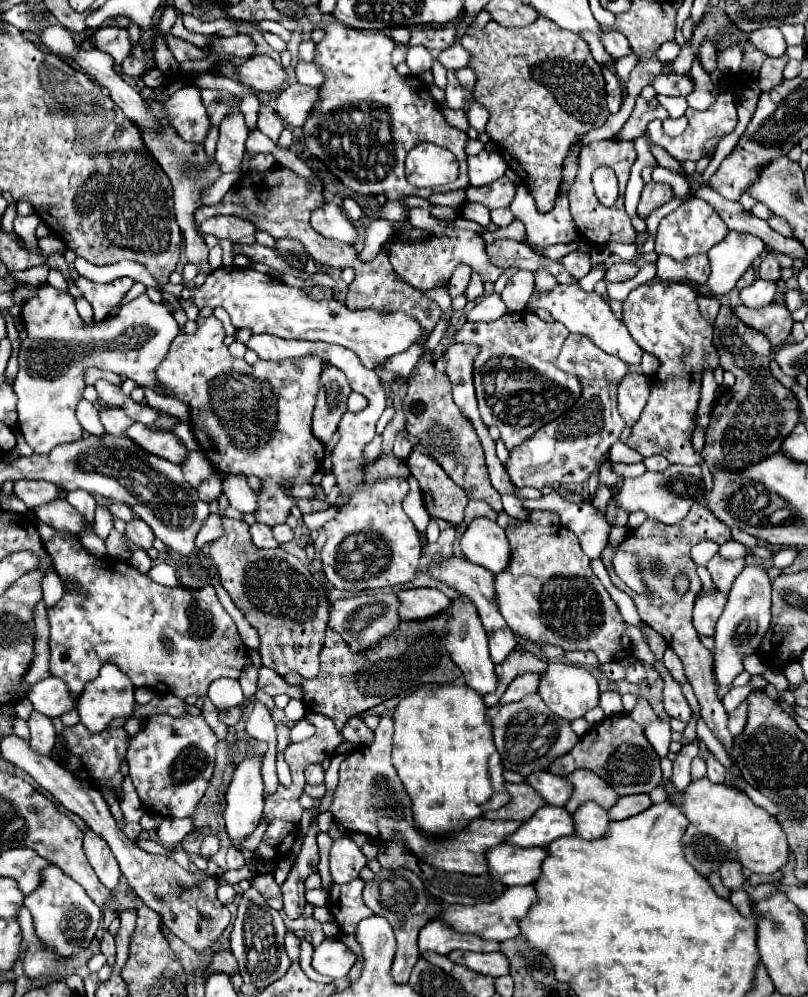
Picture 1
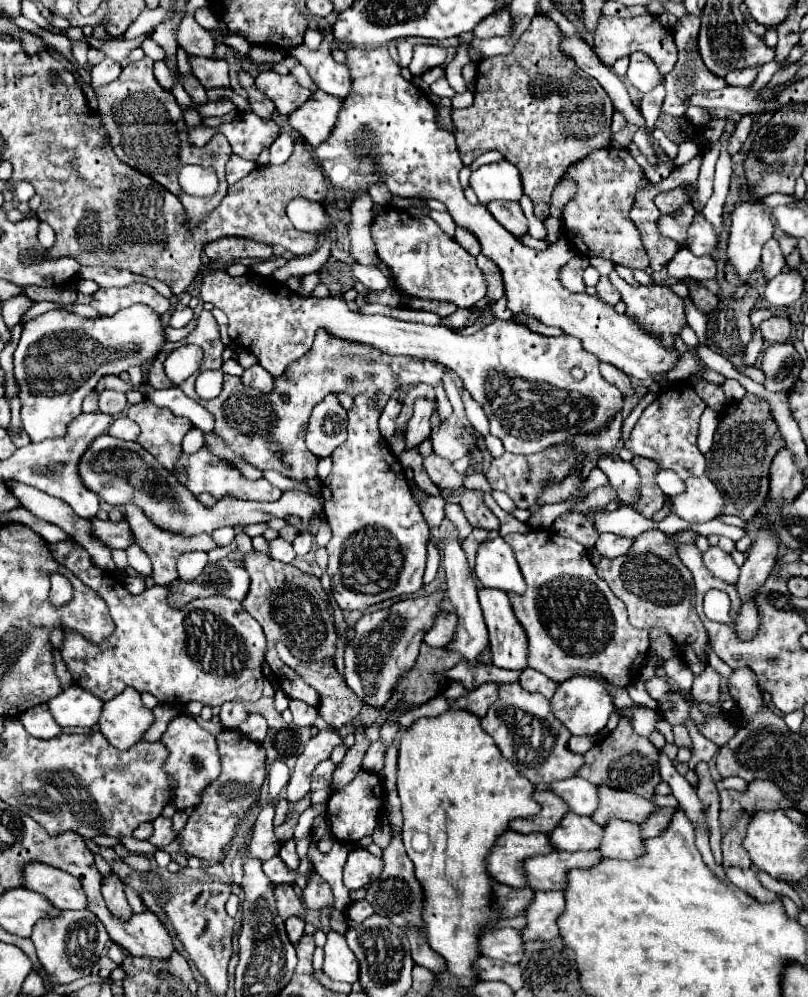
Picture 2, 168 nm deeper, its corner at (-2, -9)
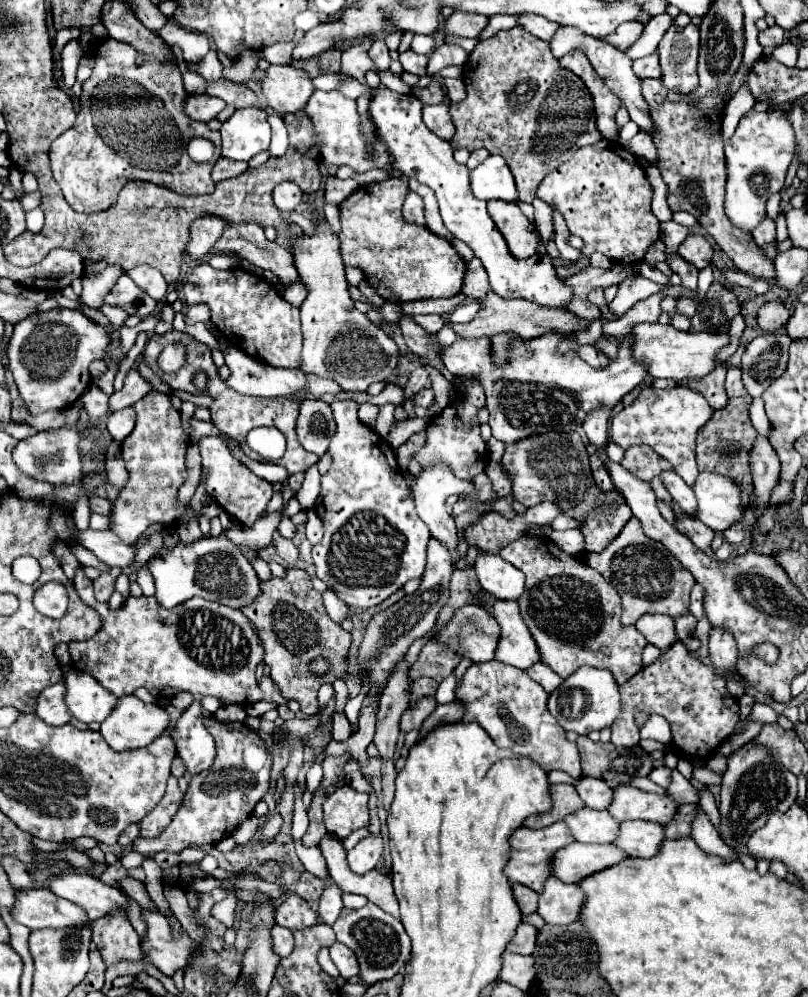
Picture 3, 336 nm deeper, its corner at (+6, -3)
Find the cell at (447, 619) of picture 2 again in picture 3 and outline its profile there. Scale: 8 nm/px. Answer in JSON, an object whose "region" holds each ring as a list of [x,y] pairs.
{"region":[[[466,605],[458,609],[452,621],[442,631],[434,633],[450,649],[462,649],[462,657],[468,657],[474,663],[496,659],[494,651],[500,641],[500,625],[486,609],[478,605]]]}

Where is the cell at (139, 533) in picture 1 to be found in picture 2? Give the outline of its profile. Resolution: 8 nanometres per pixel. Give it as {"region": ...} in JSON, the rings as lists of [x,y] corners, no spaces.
{"region":[[[132,503],[126,505],[124,515],[126,515],[126,519],[128,519],[130,527],[132,527],[132,535],[134,535],[136,545],[138,545],[144,553],[148,553],[148,557],[150,557],[150,561],[152,561],[152,567],[154,567],[152,573],[154,573],[154,579],[156,579],[158,585],[168,585],[168,583],[172,583],[172,581],[178,577],[178,575],[176,575],[176,557],[178,557],[178,555],[182,555],[182,553],[186,553],[186,551],[198,551],[198,549],[200,549],[200,551],[210,551],[212,547],[216,547],[216,543],[212,541],[210,535],[182,537],[182,535],[170,535],[168,531],[162,531],[162,529],[154,527],[154,525],[146,519],[146,515],[144,515],[138,507],[134,507]]]}

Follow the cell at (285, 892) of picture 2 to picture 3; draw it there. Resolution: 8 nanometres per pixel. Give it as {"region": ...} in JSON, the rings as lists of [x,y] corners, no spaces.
{"region":[[[288,895],[286,903],[276,913],[276,923],[288,929],[306,929],[318,925],[318,915],[298,895]]]}

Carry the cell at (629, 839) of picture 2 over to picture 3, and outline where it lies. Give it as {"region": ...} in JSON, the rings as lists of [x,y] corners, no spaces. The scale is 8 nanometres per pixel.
{"region":[[[622,821],[616,845],[630,857],[654,857],[664,843],[664,827],[648,821]]]}

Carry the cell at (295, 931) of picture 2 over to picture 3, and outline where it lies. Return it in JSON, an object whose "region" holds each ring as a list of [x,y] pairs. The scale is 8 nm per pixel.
{"region":[[[280,925],[272,927],[272,949],[278,957],[288,957],[294,949],[294,939],[292,939],[292,931]]]}

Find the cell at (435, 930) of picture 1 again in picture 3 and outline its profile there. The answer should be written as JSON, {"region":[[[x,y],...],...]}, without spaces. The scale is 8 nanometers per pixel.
{"region":[[[520,923],[516,929],[514,939],[508,943],[506,951],[510,953],[520,953],[520,955],[532,955],[536,947],[536,927],[528,923]]]}

